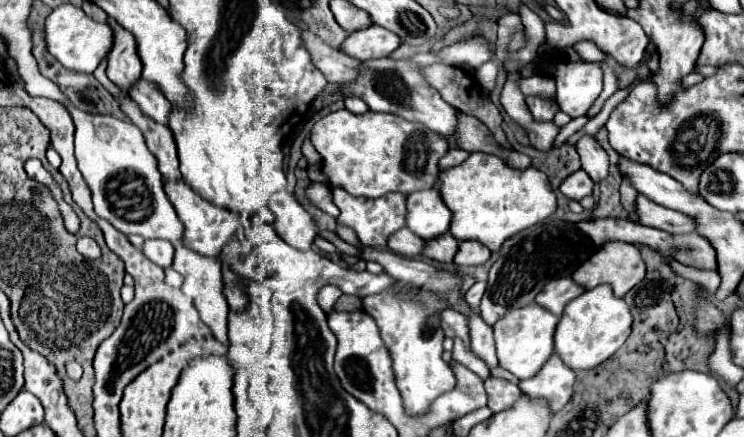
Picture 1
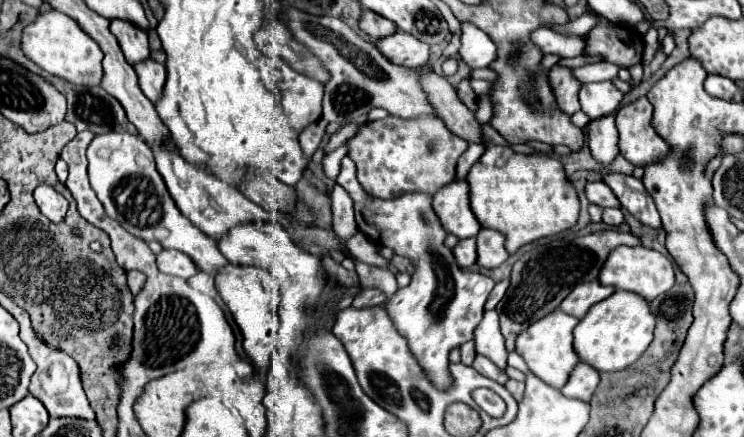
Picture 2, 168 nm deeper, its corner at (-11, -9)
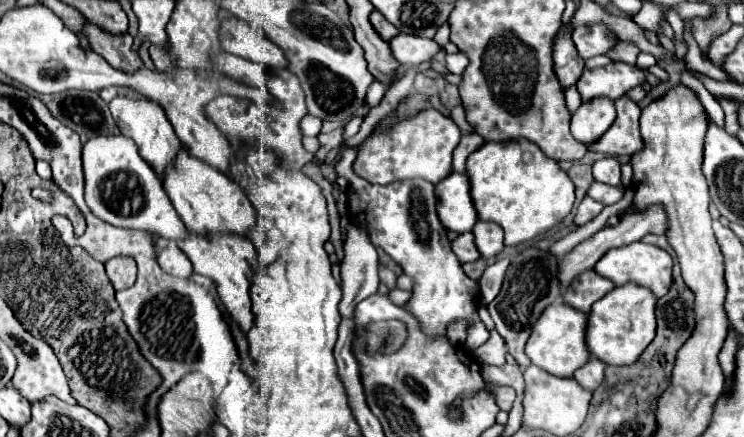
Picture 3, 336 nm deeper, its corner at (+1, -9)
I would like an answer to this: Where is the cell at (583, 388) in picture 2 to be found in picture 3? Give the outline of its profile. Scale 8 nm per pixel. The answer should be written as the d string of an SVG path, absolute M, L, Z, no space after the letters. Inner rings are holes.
M590 358L590 362L586 362L580 370L576 370L574 380L586 388L586 390L596 390L600 386L600 382L604 380L604 364L596 358Z

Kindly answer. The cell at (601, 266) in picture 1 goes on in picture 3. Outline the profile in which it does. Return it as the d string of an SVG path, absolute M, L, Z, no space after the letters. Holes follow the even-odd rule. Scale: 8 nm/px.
M636 242L636 244L630 244L626 248L616 248L616 250L610 250L608 254L604 254L600 258L600 262L594 266L594 270L612 280L616 286L624 286L628 282L634 282L638 286L644 286L648 290L652 290L652 294L656 298L664 296L672 284L672 258L668 252L664 252L662 248L658 246L652 246L652 244L644 244L644 242Z

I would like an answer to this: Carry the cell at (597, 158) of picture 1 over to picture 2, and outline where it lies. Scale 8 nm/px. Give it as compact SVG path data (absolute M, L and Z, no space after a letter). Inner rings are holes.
M614 114L592 120L588 124L588 146L598 162L612 162L612 158L618 154L618 130Z

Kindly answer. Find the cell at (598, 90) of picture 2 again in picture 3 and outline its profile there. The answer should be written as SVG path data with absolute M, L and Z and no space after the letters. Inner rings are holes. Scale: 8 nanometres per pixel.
M610 62L604 68L584 70L576 90L582 96L582 102L590 102L600 96L608 96L610 100L620 98L630 88L638 86L644 80L644 72L636 66L628 66L624 62Z

